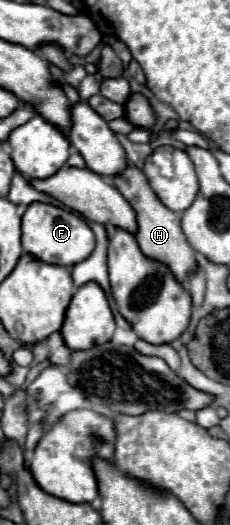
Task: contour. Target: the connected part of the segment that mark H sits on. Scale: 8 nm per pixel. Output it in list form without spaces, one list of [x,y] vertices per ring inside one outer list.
[[[129,166],[125,172],[117,174],[113,178],[113,186],[123,194],[123,198],[133,206],[133,210],[137,212],[137,224],[139,230],[135,234],[141,252],[149,258],[149,260],[157,260],[161,264],[165,264],[177,282],[183,282],[187,276],[191,276],[197,270],[197,254],[195,250],[189,246],[183,230],[181,230],[181,222],[179,222],[179,214],[171,212],[167,206],[161,204],[161,200],[155,196],[155,192],[151,194],[151,186],[145,178],[145,174],[141,170],[137,170],[135,166]]]

